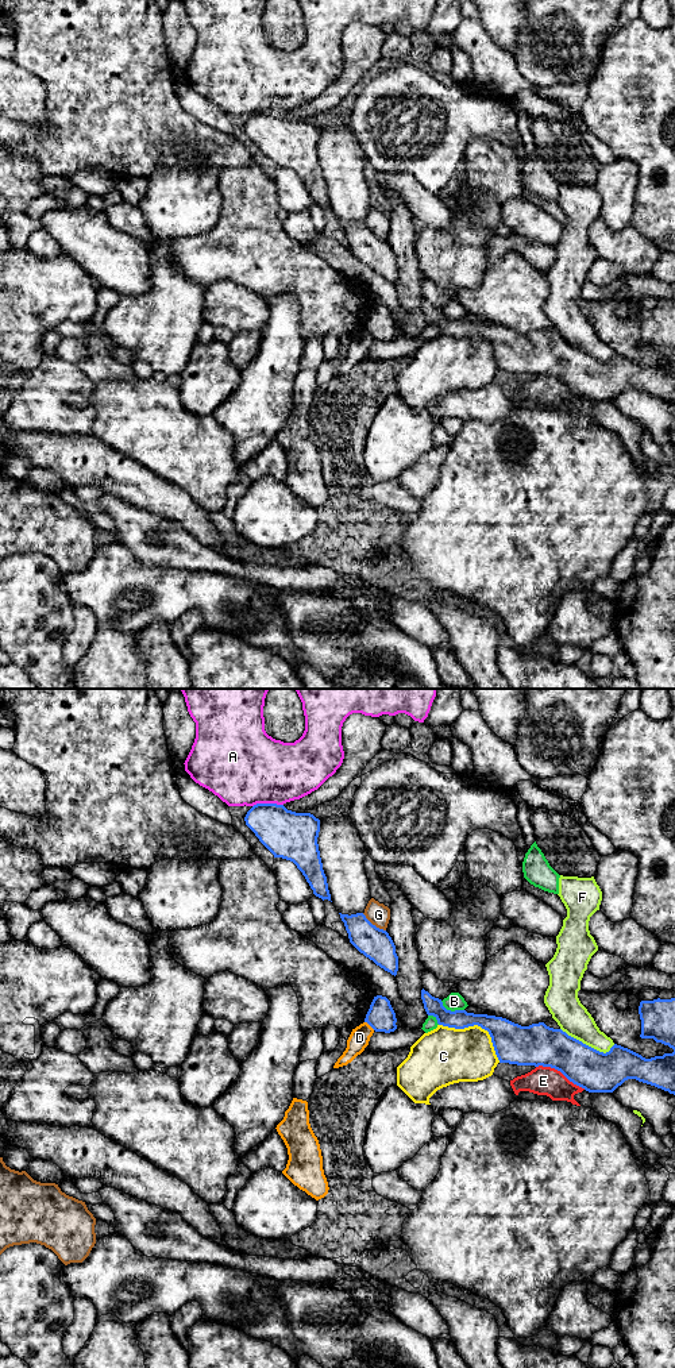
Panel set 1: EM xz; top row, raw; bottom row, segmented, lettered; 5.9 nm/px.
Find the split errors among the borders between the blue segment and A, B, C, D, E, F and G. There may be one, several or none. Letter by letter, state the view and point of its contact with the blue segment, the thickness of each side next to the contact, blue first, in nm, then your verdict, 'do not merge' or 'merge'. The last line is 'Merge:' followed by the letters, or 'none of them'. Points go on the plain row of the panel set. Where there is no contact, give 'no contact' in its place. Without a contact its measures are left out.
A: xz (267, 112) | 280/440 nm | do not merge
B: xz (450, 319) | 110/100 nm | do not merge
C: xz (478, 334) | 240/320 nm | do not merge
D: xz (370, 334) | 170/120 nm | do not merge
E: xz (560, 380) | 260/180 nm | do not merge
F: xz (587, 354) | 240/190 nm | do not merge
G: xz (374, 234) | 190/140 nm | do not merge
Merge: none of them

